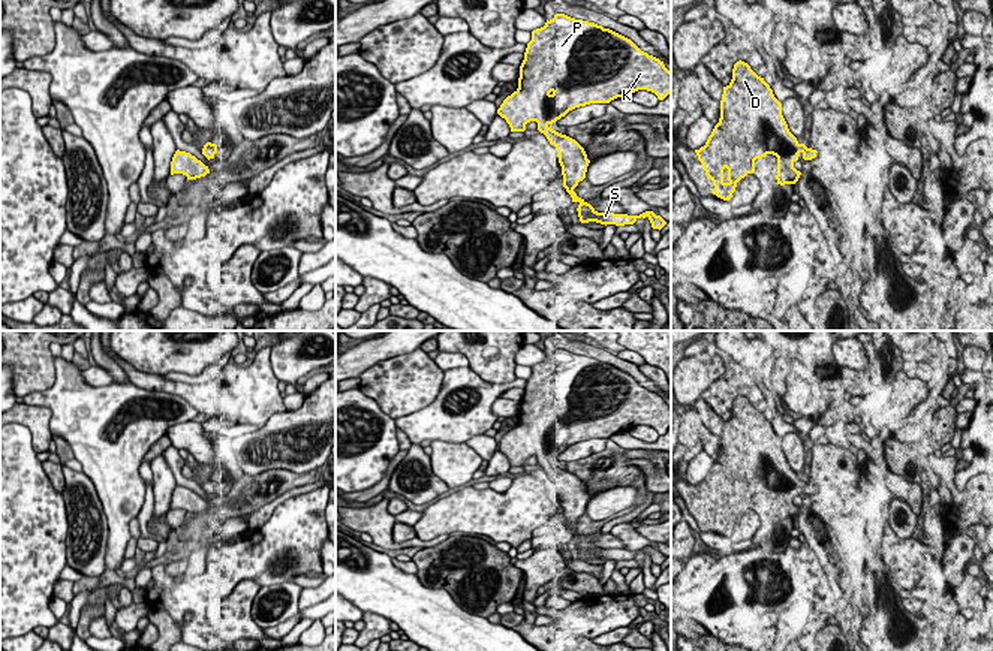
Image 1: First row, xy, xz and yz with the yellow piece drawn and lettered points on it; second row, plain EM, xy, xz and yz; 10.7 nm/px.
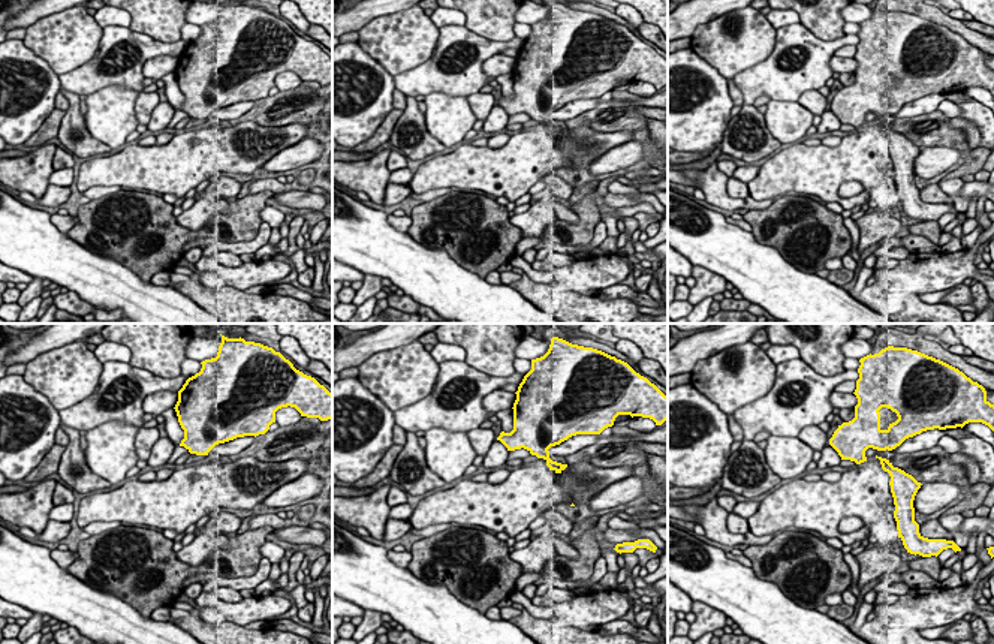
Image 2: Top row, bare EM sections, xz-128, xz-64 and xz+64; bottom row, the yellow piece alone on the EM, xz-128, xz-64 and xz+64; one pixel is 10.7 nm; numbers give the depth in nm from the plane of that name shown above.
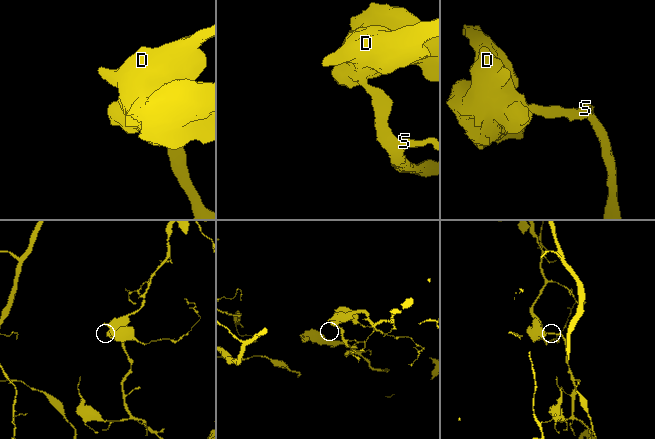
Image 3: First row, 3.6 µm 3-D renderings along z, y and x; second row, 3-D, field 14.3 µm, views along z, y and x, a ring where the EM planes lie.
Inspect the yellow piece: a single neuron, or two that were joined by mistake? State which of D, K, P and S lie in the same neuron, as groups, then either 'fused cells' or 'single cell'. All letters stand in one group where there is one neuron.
groups D K P S; single cell

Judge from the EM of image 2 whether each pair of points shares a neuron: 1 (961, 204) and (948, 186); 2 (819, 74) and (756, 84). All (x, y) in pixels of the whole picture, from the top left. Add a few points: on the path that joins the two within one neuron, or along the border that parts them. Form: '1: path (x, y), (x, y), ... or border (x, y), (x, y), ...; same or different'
1: path (957, 199), (952, 190); same
2: path (804, 77), (771, 78); same

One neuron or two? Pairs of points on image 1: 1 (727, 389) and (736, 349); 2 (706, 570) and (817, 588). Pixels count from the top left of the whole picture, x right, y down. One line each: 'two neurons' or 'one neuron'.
1: two neurons
2: one neuron

